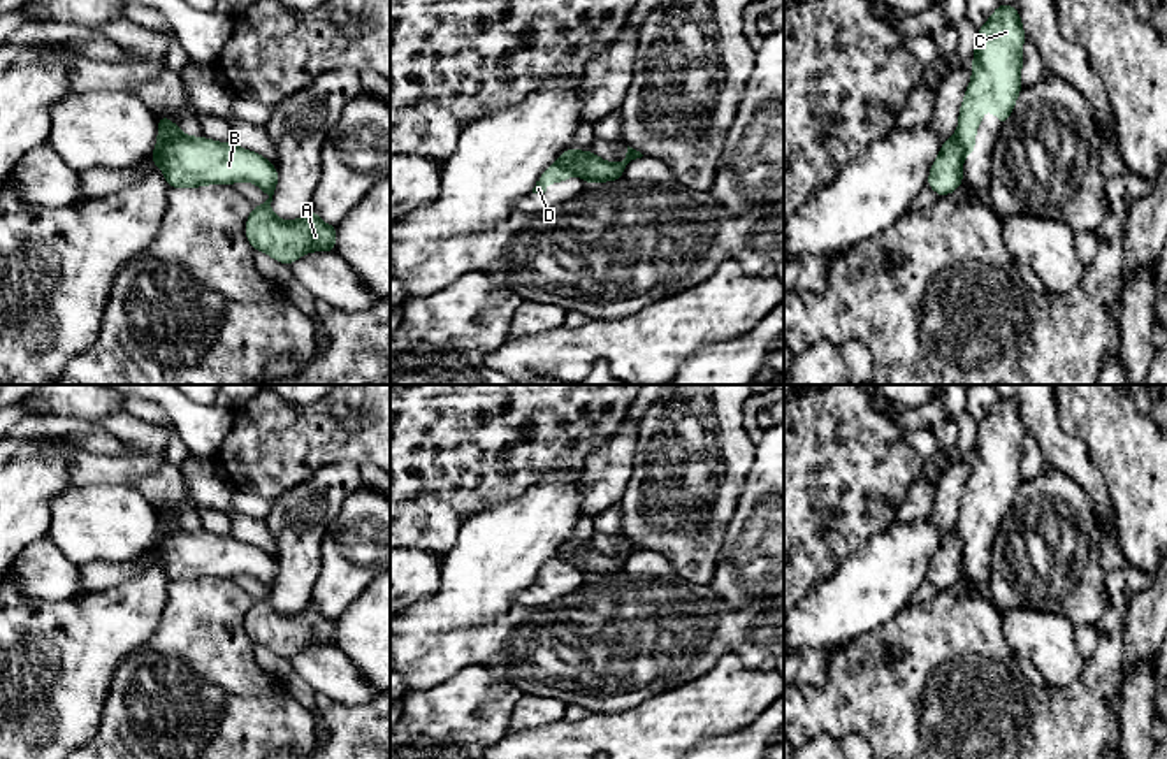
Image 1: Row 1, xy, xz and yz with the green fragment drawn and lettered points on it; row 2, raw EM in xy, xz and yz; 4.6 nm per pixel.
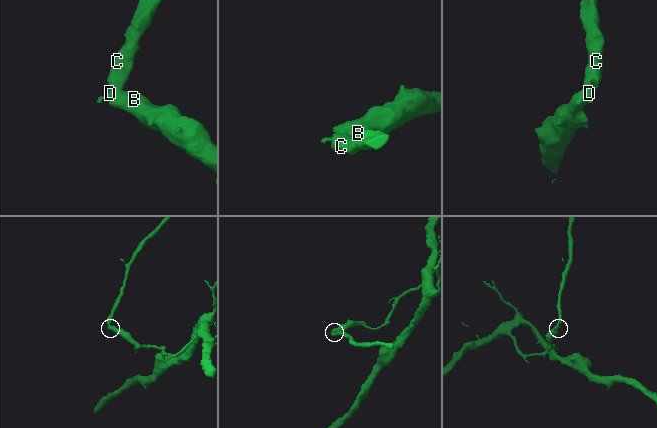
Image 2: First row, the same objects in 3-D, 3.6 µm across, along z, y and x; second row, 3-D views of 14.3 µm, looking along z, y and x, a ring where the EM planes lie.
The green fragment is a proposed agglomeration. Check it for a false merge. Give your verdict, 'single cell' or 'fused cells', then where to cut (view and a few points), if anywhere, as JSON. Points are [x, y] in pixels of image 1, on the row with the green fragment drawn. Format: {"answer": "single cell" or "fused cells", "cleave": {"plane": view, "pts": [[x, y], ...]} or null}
{"answer": "fused cells", "cleave": {"plane": "xy", "pts": [[185, 134], [173, 139], [153, 159]]}}

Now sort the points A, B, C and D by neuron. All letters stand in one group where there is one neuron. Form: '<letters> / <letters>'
A B / C D

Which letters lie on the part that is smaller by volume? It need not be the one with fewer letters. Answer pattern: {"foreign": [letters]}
{"foreign": ["C", "D"]}

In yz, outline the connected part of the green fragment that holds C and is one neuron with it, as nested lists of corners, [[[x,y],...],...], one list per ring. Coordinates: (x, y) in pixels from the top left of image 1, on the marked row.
[[[1000,4],[989,19],[977,28],[972,54],[974,70],[960,105],[958,130],[953,135],[963,155],[975,153],[975,128],[982,125],[982,111],[993,111],[1000,126],[1009,123],[1021,93],[1021,47],[1026,40],[1019,12]]]

